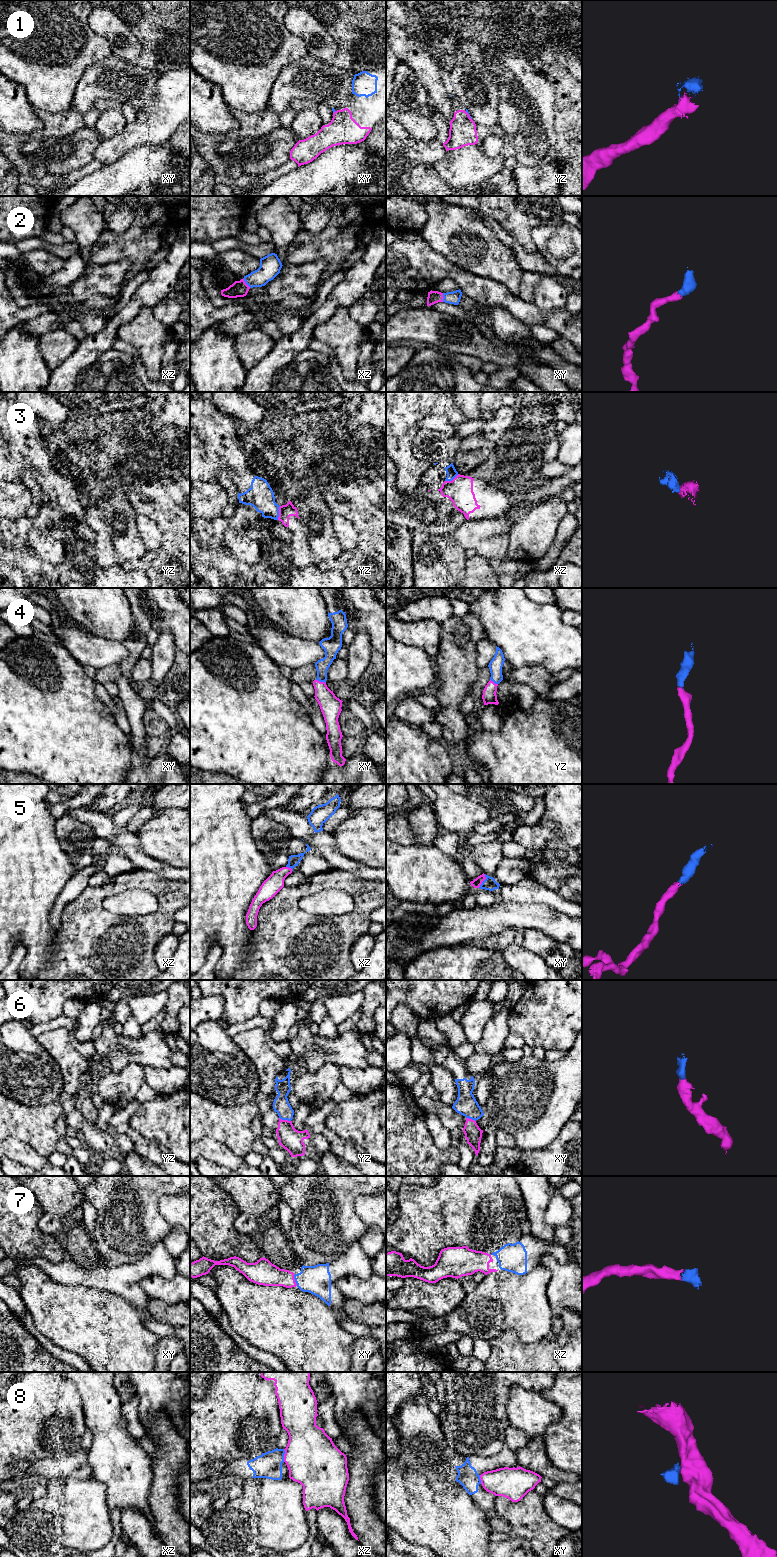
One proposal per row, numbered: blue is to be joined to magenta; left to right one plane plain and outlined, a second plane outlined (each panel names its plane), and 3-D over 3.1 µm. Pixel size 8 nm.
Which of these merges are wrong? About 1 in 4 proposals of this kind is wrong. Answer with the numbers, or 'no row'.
3, 8

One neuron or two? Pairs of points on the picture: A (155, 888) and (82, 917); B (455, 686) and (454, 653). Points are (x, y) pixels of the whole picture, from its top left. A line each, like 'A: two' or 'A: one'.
A: one
B: one

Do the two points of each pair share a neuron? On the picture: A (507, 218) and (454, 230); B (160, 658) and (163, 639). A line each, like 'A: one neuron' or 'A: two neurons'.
A: two neurons
B: one neuron

